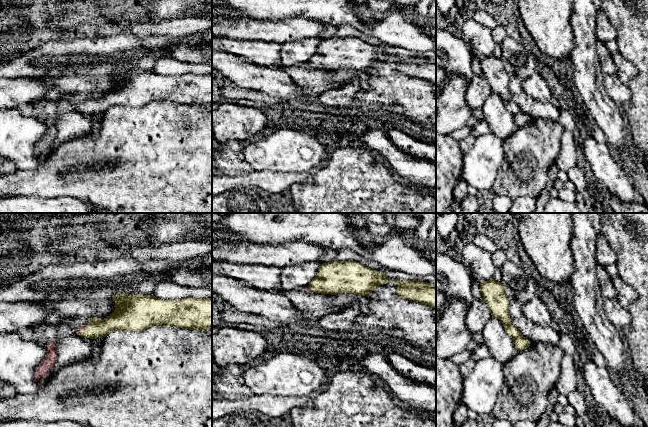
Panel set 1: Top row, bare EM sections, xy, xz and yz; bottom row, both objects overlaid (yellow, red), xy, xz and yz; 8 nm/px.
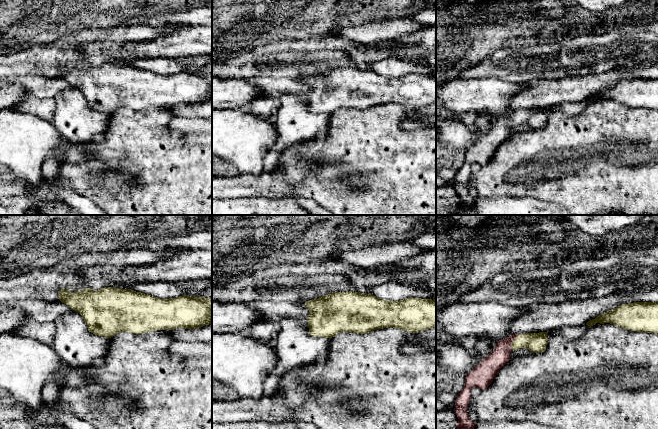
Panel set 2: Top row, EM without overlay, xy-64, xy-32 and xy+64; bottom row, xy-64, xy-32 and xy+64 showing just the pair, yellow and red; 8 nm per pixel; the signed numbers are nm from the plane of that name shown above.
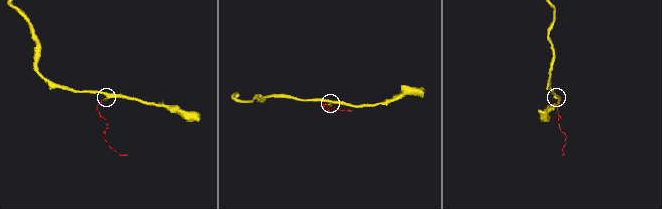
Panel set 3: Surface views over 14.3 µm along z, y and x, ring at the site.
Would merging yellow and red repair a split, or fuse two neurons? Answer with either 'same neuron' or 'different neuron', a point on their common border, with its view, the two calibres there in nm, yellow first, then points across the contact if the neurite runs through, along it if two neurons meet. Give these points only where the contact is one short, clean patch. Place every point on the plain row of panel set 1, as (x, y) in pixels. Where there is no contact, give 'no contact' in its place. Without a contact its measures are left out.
same neuron; meets yellow in xy at (82, 106); 160 nm thick on the yellow side, 30 nm on the other; runs through xy (96, 104), (93, 106), (82, 106), (83, 103)

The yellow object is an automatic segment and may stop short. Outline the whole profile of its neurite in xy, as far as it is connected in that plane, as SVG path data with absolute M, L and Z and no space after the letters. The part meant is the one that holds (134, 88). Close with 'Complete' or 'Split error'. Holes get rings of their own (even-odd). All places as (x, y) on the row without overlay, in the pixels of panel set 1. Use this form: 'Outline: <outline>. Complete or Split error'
Outline: M126 69L112 74L114 88L104 95L91 93L87 101L76 104L77 111L97 115L114 106L137 108L160 100L190 106L212 104L212 74L164 76L154 71Z. Split error

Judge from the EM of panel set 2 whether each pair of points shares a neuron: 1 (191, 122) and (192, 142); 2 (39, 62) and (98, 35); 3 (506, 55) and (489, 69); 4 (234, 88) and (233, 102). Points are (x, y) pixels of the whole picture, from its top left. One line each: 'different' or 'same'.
1: different
2: different
3: same
4: same

